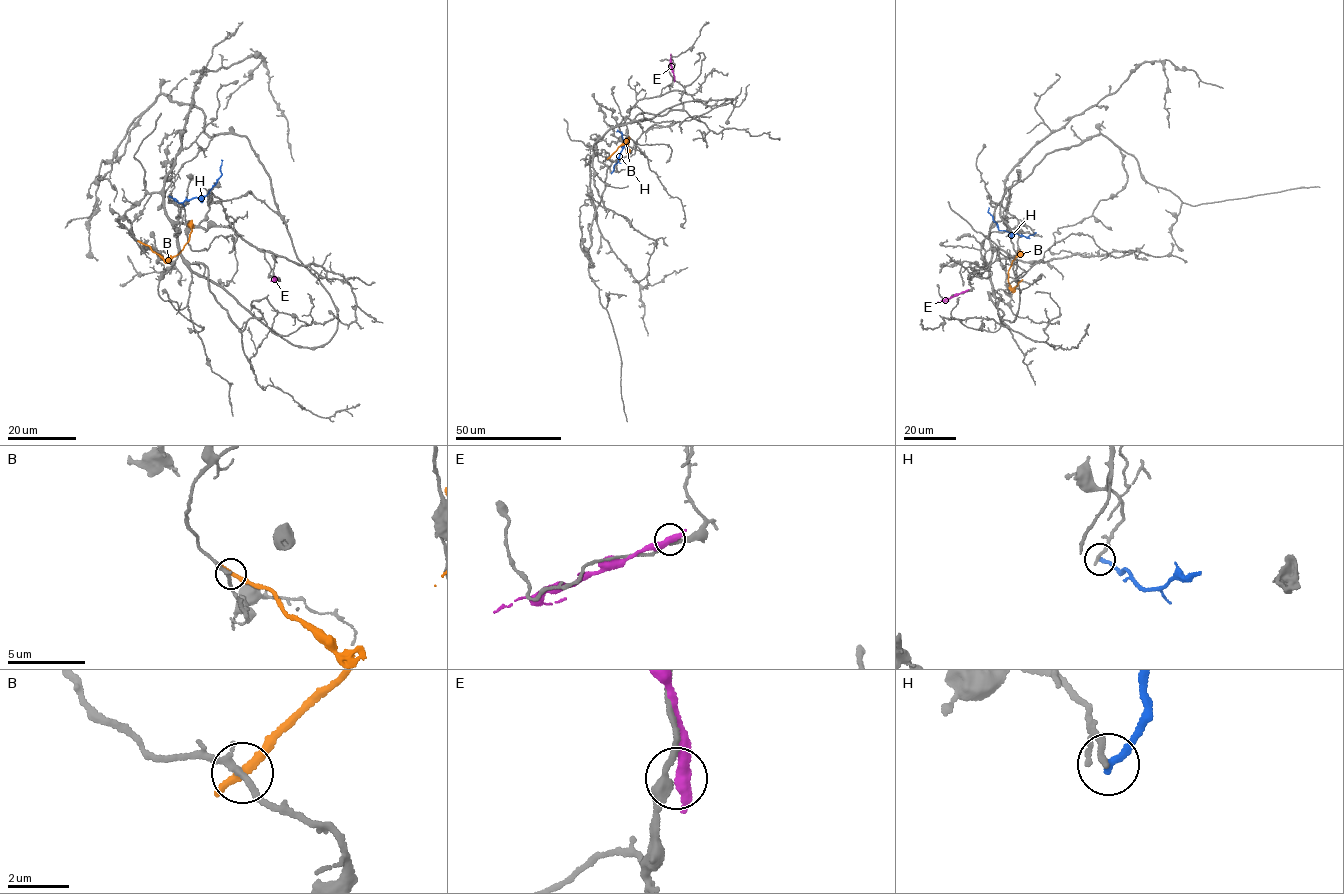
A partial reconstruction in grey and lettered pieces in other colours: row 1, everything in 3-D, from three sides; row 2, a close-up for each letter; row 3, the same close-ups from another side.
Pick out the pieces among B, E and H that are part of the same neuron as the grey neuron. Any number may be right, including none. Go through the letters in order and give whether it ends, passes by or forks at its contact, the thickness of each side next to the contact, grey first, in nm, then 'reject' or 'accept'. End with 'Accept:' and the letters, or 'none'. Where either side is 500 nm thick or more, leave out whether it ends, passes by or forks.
B: it ends there; 220 nm thick on the grey side, 360 nm on the other; reject
E: 320 nm thick on the grey side, 550 nm on the other; reject
H: it ends there; 190 nm thick on the grey side, 240 nm on the other; reject
Accept: none

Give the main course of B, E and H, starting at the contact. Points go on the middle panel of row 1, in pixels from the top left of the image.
B: (609, 158), (629, 137), (629, 153)
E: (674, 79), (671, 53)
H: (611, 172), (623, 143), (622, 132), (616, 131)

